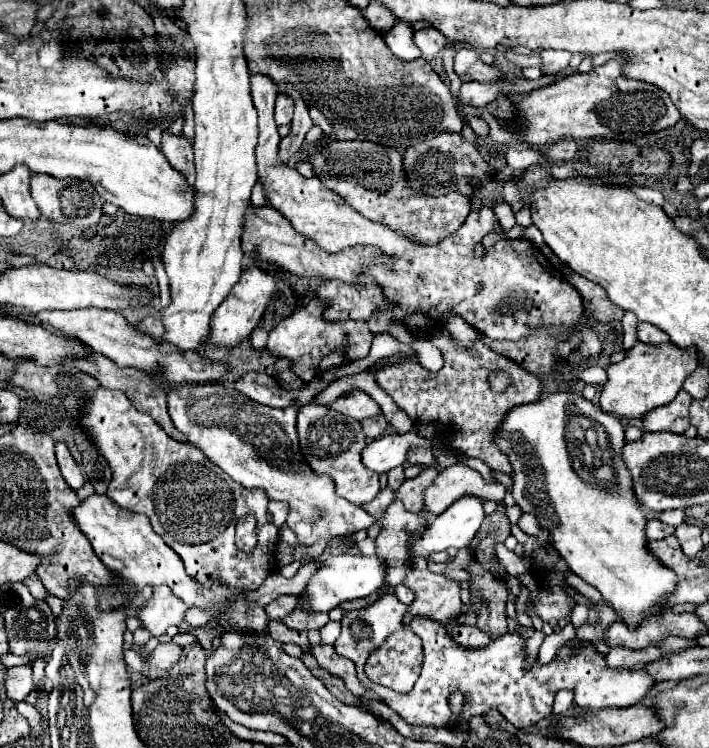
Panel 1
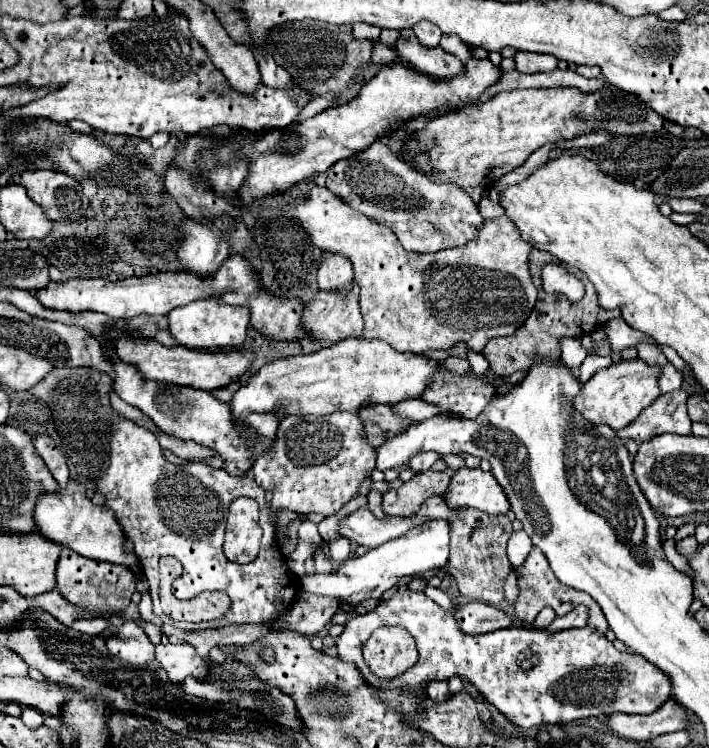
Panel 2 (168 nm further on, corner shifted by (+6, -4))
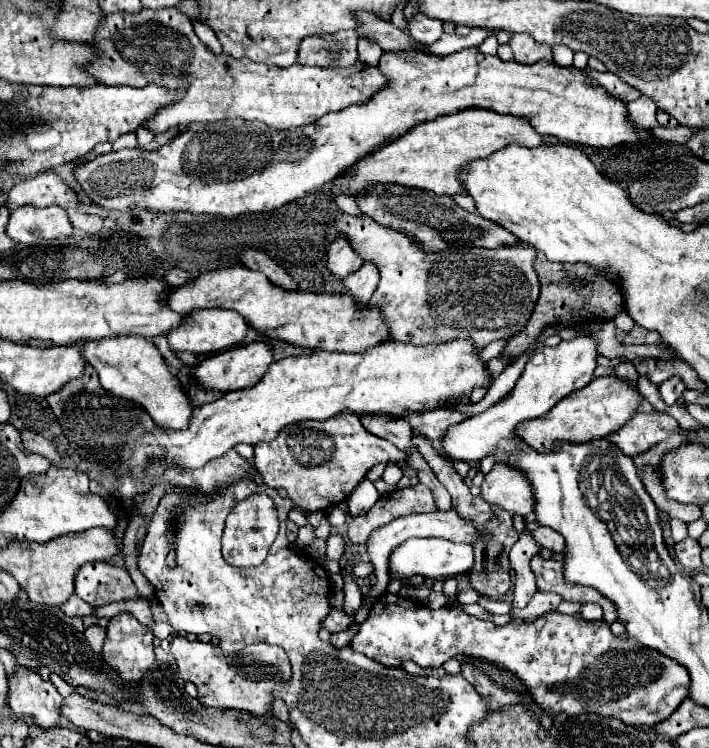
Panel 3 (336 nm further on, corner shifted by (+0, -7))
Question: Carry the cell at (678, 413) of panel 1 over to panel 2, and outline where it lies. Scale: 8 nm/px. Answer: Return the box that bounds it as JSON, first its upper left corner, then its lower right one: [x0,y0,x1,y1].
[619,390,691,442]

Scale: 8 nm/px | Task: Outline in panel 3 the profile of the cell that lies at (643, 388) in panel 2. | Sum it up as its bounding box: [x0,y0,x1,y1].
[515,377,641,453]

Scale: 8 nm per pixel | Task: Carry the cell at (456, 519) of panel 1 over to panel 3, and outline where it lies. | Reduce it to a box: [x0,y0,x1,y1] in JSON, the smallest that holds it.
[389,539,473,579]

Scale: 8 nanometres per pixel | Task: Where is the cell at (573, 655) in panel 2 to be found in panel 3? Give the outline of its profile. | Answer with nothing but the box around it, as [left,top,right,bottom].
[351,593,691,727]

